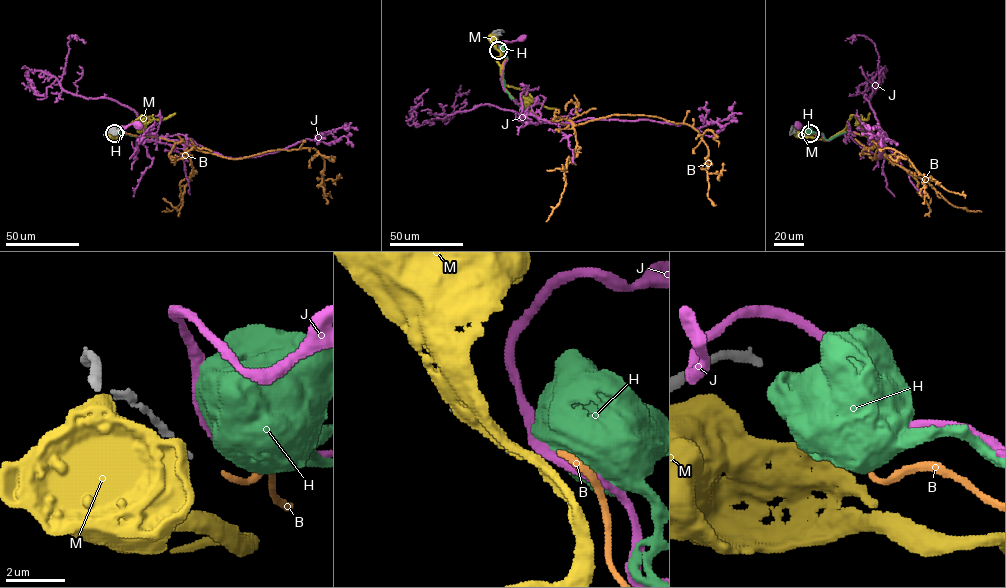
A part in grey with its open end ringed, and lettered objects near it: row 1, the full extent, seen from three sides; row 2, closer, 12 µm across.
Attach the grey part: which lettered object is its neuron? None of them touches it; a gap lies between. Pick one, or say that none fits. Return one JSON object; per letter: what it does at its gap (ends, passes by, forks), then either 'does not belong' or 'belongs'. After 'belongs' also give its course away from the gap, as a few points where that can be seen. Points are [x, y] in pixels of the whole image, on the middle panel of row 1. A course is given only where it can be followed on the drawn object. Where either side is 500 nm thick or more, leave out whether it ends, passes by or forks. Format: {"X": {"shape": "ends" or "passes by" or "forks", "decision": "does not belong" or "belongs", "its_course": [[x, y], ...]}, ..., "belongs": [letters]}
{"B": {"shape": "ends", "decision": "does not belong"}, "H": {"decision": "does not belong"}, "J": {"shape": "passes by", "decision": "does not belong"}, "M": {"shape": "passes by", "decision": "does not belong"}, "belongs": []}

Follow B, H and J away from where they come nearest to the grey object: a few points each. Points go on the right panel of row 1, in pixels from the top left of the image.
B: (810, 134), (879, 137), (885, 146), (874, 159), (878, 150), (893, 148), (921, 175), (965, 198)
H: (809, 133), (823, 134), (826, 140), (850, 131), (874, 136)
J: (810, 133), (807, 127), (798, 126)

